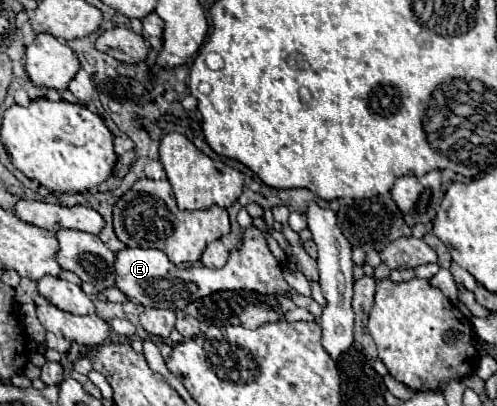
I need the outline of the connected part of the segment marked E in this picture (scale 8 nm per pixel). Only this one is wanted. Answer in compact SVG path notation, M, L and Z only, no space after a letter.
M256 227L244 231L244 241L240 243L238 251L232 251L228 263L220 269L206 269L200 265L176 267L160 249L126 247L116 253L114 271L116 271L114 285L128 299L138 301L146 309L148 307L186 309L188 303L194 303L196 299L202 299L214 291L224 291L224 289L250 289L262 295L276 295L276 297L290 293L290 287L282 277L280 263L270 253L262 231Z

